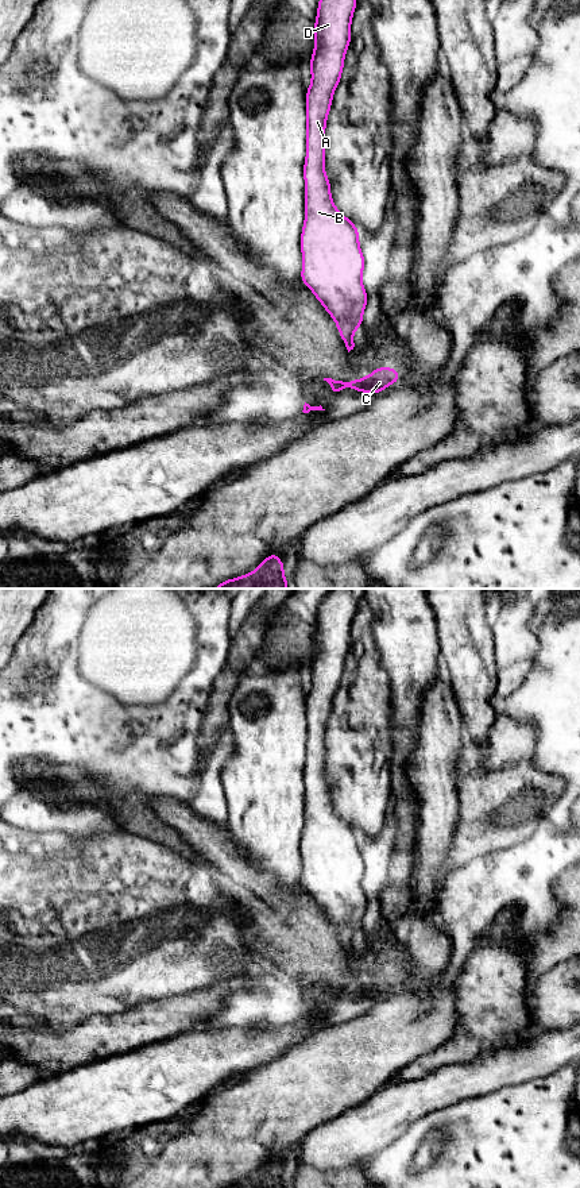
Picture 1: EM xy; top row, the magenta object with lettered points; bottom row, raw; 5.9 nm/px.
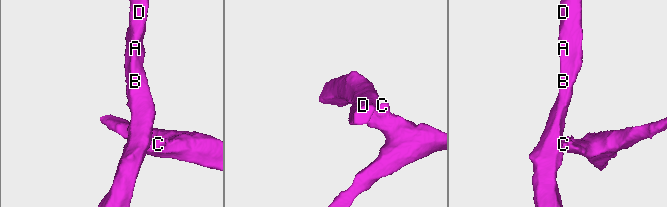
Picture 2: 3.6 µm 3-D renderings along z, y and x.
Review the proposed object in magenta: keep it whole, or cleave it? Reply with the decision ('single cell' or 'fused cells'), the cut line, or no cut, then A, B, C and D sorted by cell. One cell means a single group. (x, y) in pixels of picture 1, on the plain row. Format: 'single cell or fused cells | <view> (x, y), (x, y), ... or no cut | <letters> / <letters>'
fused cells | xy (331, 988), (339, 988), (343, 992) | A B D / C

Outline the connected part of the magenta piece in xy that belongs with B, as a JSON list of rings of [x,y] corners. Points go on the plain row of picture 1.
[[[330,589],[318,602],[316,651],[309,670],[312,687],[306,695],[306,810],[301,837],[301,887],[332,921],[348,957],[355,952],[353,937],[363,932],[370,900],[361,888],[366,865],[359,833],[332,805],[325,779],[325,732],[351,648],[356,610],[351,589]]]

